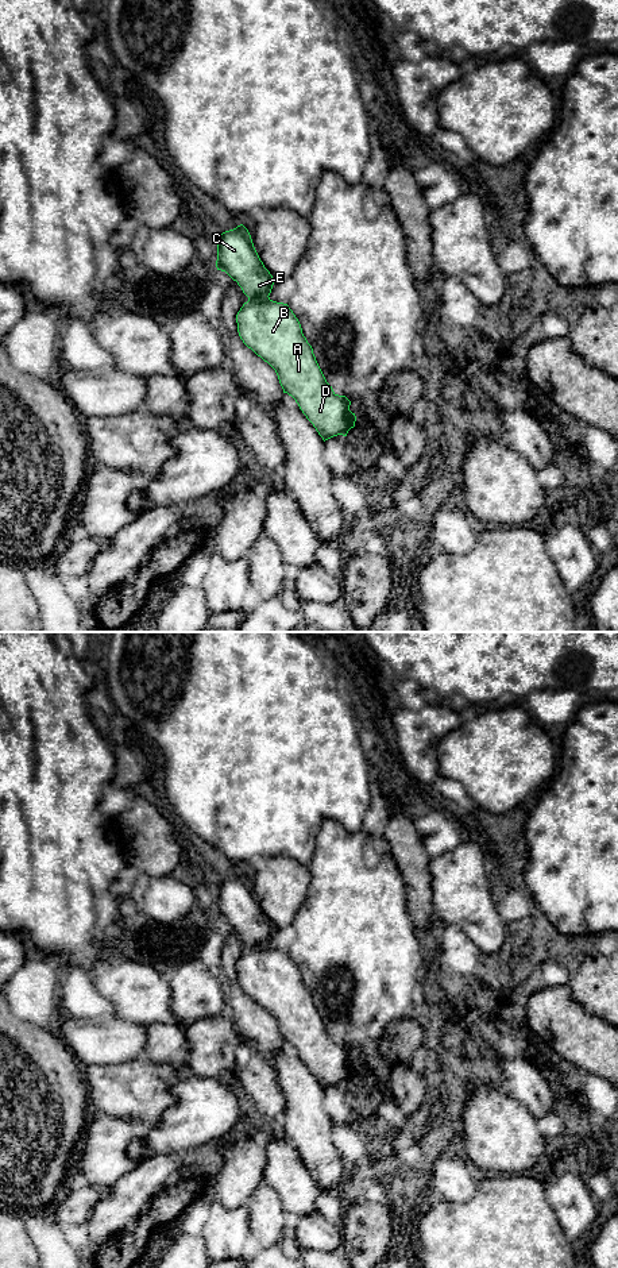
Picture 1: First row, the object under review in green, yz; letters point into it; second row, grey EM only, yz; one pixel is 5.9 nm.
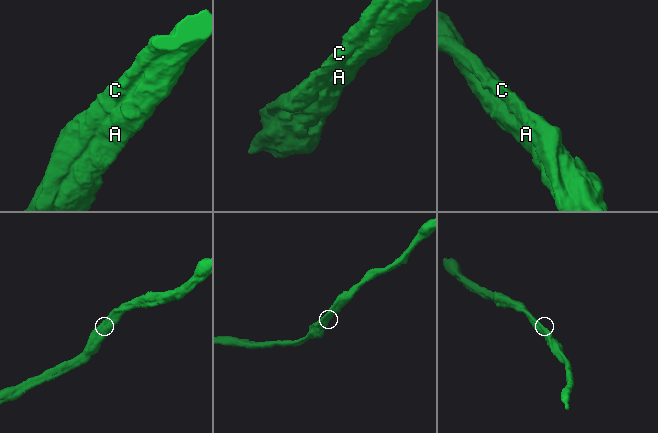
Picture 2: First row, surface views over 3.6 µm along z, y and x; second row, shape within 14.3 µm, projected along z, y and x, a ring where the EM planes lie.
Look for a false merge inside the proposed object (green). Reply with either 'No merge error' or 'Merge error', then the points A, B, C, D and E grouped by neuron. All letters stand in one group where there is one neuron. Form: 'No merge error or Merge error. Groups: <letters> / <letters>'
No merge error. Groups: A B C D E

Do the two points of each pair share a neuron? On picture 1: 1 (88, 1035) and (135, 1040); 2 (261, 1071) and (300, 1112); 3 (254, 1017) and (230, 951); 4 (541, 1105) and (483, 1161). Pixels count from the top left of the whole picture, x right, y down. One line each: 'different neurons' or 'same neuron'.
1: same neuron
2: same neuron
3: same neuron
4: same neuron

